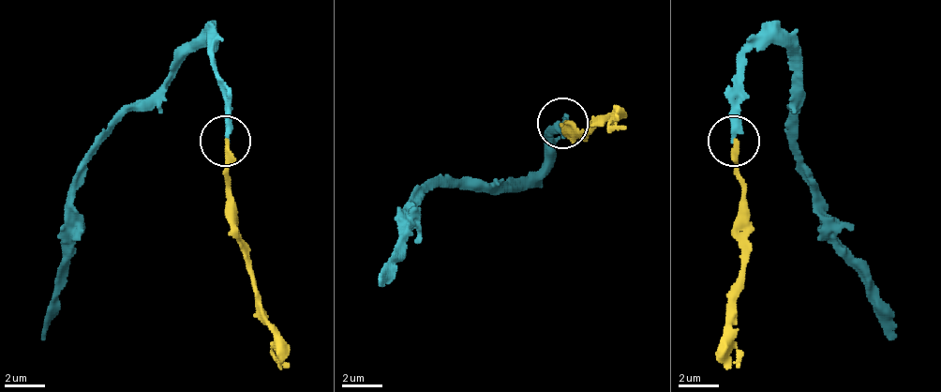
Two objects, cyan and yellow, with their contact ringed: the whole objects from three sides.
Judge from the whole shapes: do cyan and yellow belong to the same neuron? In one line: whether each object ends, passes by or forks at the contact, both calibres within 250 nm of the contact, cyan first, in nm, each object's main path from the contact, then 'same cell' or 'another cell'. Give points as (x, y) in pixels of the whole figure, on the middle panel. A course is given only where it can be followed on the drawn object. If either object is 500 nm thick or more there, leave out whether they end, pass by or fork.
cyan ends | yellow ends | 320/260 nm | cyan via (563, 124), (553, 129), (548, 159), (528, 175), (426, 190), (410, 205), (395, 251), (380, 282) | yellow via (563, 124), (569, 129), (619, 114) | same cell

